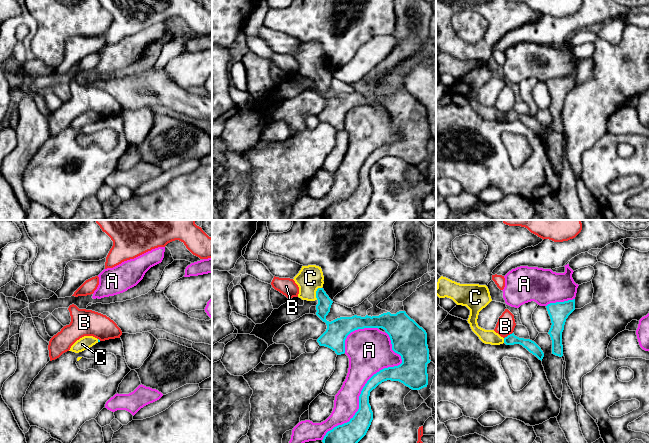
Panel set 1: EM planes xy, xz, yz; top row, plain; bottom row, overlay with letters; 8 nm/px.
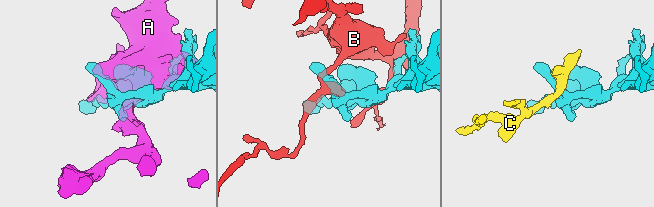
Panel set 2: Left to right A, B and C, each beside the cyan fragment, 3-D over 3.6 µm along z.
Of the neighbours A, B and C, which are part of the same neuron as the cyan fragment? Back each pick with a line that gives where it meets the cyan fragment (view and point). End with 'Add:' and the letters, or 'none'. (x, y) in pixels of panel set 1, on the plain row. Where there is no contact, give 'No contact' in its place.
C: Touches cyan at xz (316, 68)
Add: C

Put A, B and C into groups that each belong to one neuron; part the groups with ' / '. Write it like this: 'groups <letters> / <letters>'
groups A / B / C

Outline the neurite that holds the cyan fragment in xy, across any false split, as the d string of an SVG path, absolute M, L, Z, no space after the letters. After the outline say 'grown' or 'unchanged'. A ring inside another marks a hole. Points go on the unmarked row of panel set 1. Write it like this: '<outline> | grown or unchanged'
M84 112L84 113L80 114L79 116L77 116L71 122L69 127L79 129L79 128L82 128L82 127L92 123L93 121L95 121L98 118L100 118L100 116L93 112Z | grown

